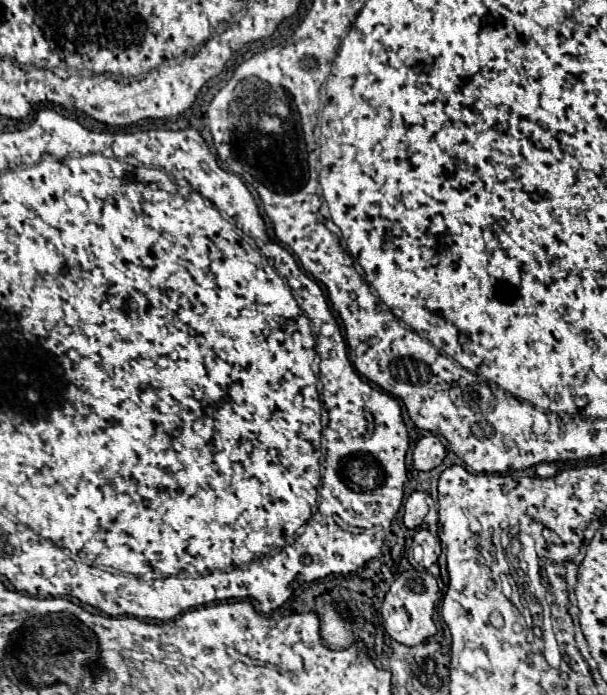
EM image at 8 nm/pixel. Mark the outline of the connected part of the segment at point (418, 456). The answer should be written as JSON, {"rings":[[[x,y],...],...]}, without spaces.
{"rings":[[[427,435],[417,441],[413,451],[413,467],[417,471],[431,471],[445,459],[445,447],[439,437]]]}

